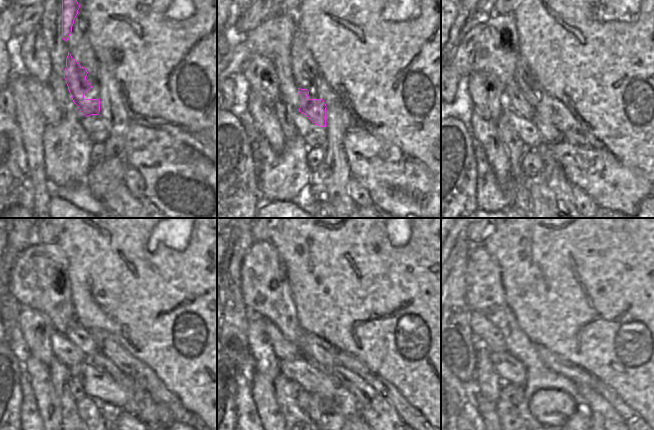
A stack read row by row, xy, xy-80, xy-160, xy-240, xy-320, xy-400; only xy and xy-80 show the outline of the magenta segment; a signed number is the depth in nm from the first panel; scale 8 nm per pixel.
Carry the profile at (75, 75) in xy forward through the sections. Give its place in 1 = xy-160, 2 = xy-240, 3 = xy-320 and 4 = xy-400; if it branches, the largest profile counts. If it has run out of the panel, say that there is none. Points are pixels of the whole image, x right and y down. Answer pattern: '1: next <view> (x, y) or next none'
1: next xy-160 (549, 132)
2: next xy-240 (99, 360)
3: next xy-320 (380, 415)
4: next xy-400 (606, 421)

